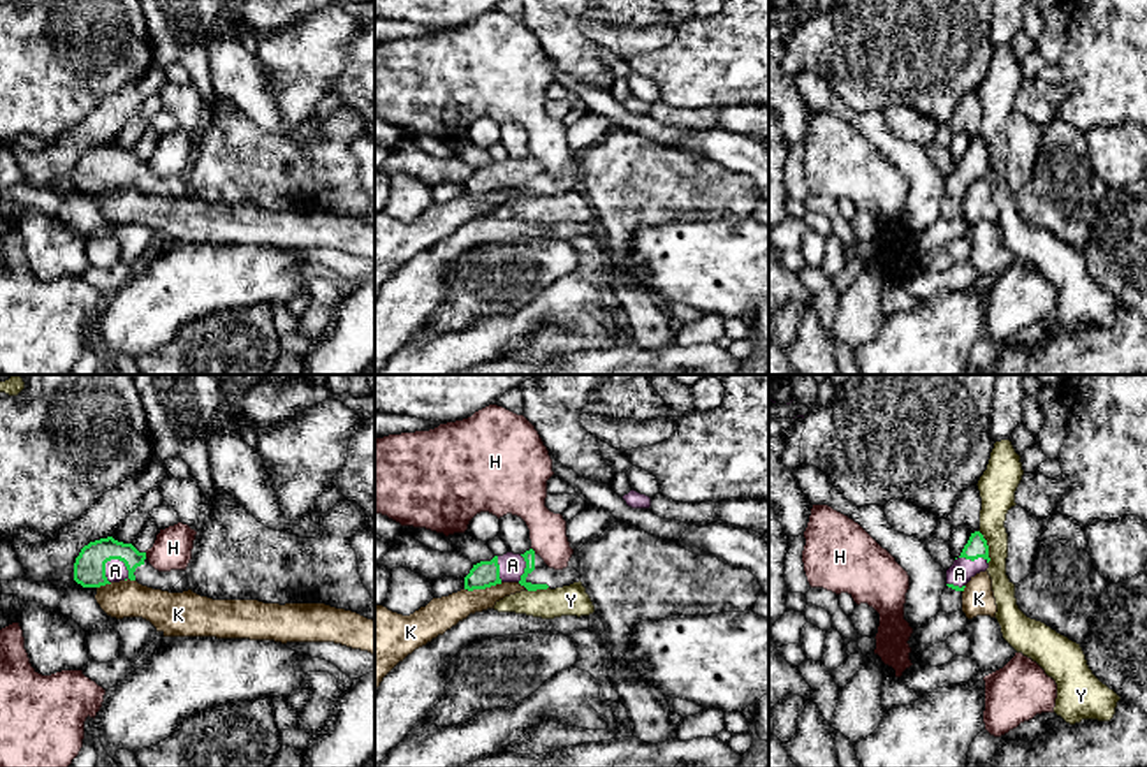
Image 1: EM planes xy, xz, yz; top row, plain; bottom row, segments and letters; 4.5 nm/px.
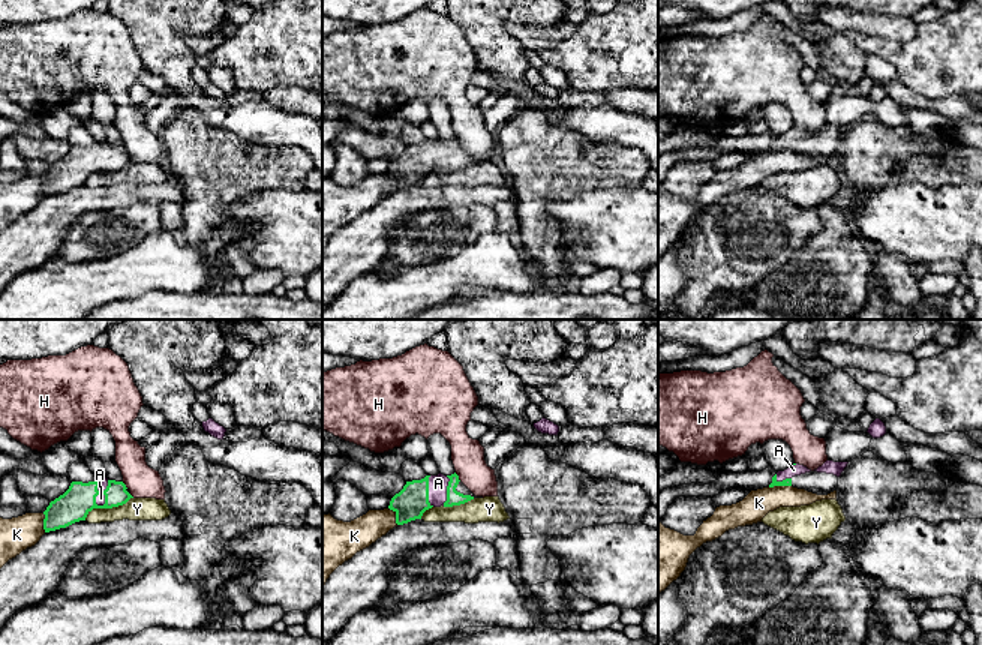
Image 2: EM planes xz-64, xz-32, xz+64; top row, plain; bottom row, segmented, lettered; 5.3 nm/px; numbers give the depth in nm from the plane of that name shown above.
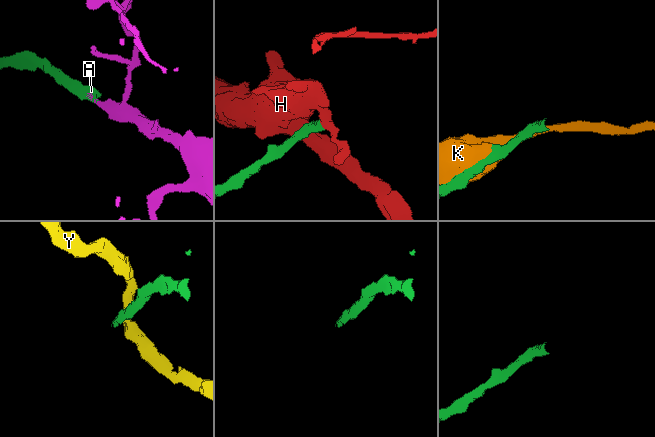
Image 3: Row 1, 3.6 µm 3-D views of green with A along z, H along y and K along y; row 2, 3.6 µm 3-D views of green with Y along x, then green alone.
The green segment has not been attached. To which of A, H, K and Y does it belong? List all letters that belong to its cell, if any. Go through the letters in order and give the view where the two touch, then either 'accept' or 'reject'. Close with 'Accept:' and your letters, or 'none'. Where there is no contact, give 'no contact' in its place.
A: xy | accept
H: xz | reject
K: xz | reject
Y: yz | reject
Accept: A

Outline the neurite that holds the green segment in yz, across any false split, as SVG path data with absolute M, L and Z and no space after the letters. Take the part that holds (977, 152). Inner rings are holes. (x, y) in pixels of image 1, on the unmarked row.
M980 137L971 139L959 164L946 176L946 192L964 197L966 190L989 174L989 151Z

